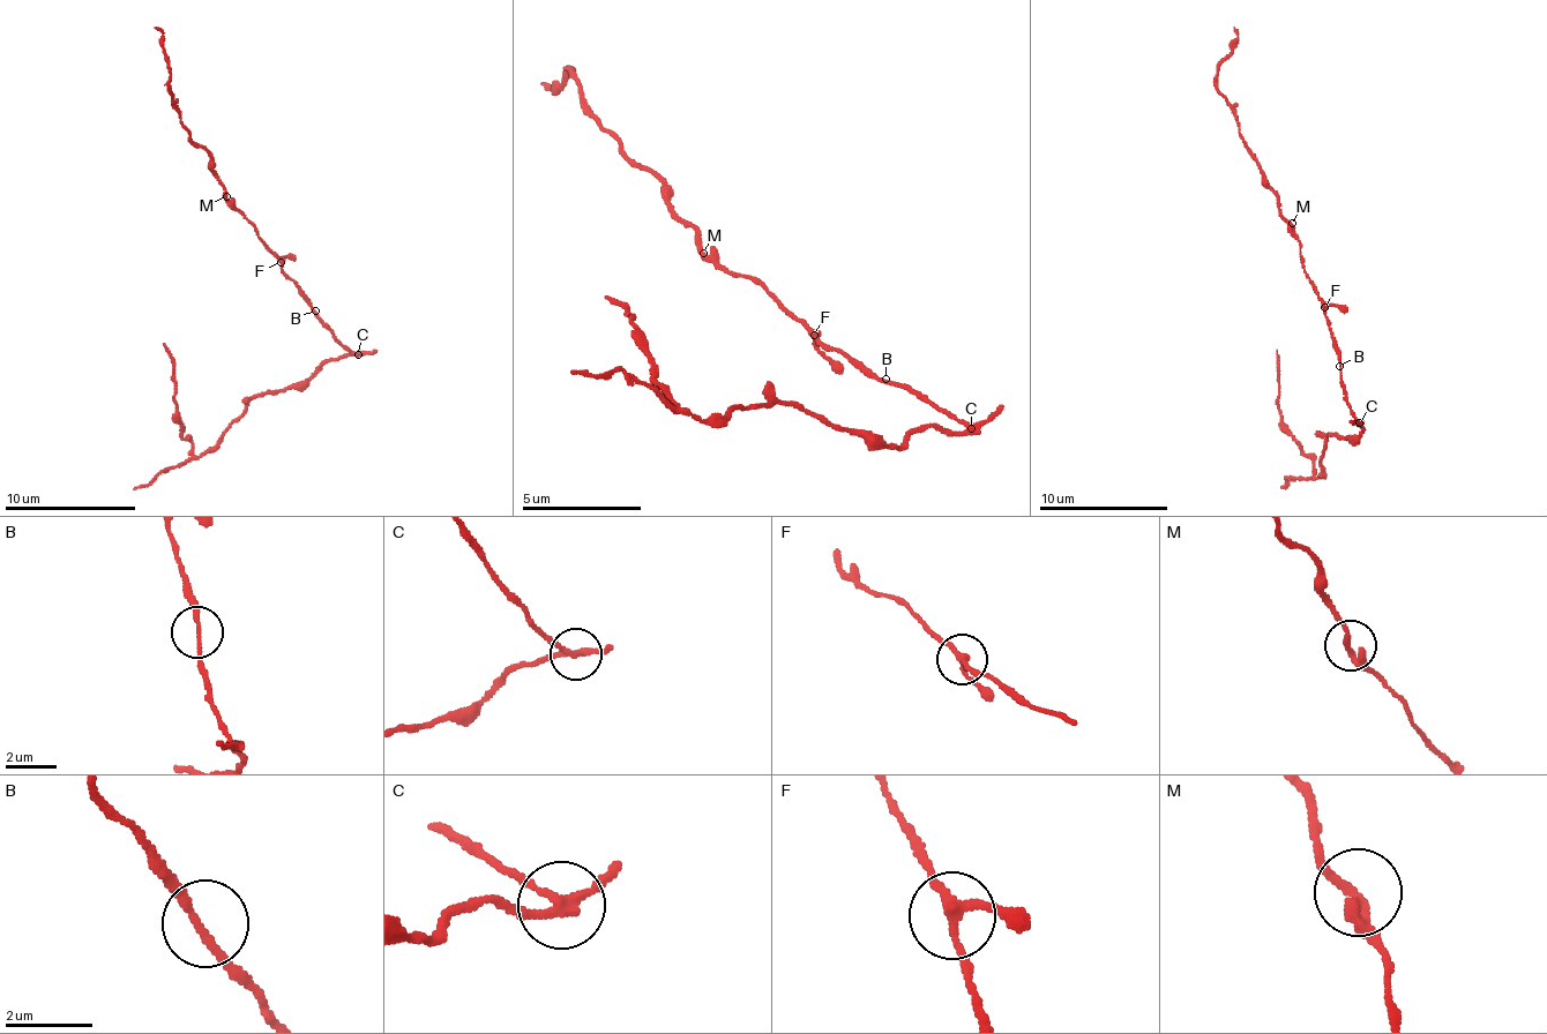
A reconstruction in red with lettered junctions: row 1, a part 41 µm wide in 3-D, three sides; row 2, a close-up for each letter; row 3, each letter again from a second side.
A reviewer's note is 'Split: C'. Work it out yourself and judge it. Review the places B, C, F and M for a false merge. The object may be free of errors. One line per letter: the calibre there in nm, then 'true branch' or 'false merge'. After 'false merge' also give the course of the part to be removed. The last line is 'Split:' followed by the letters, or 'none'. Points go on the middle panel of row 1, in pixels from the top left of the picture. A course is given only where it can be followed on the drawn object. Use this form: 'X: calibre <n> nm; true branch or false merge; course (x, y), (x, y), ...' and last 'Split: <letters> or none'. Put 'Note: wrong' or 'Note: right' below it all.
B: calibre 170 nm; true branch
C: calibre 200 nm; false merge; course (969, 426), (917, 431), (895, 448), (784, 404), (712, 416), (684, 412), (635, 332), (629, 305), (603, 298)
F: calibre 200 nm; true branch
M: calibre 160 nm; true branch
Split: C
Note: right

